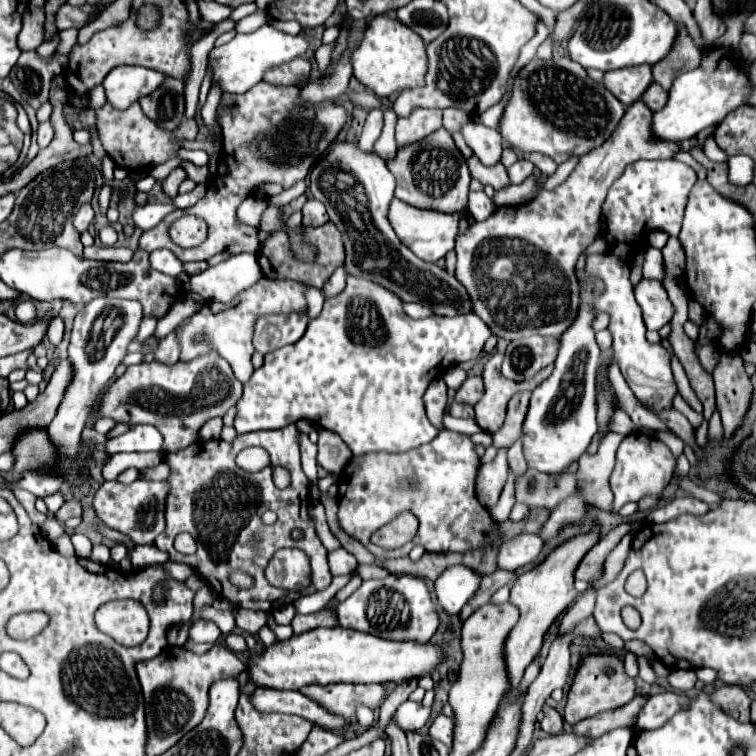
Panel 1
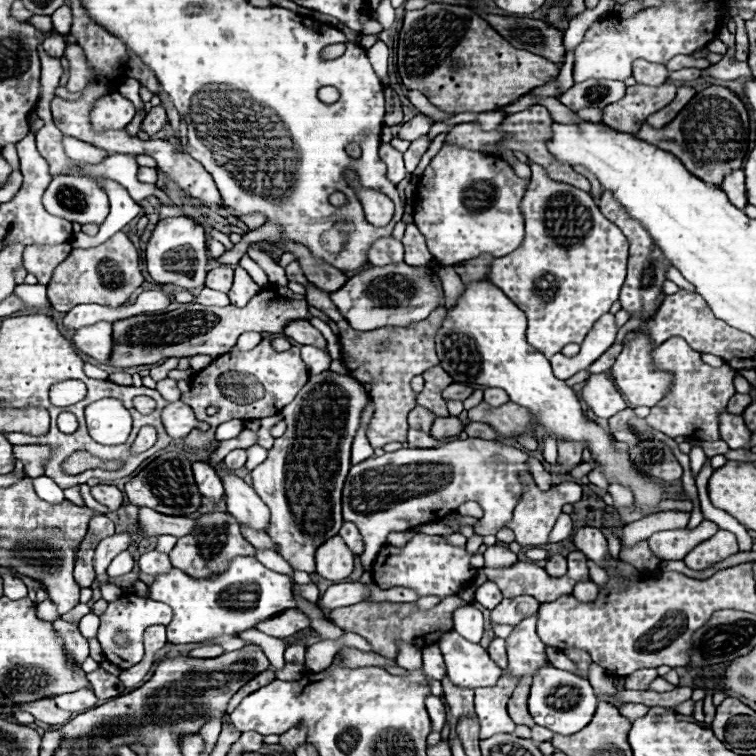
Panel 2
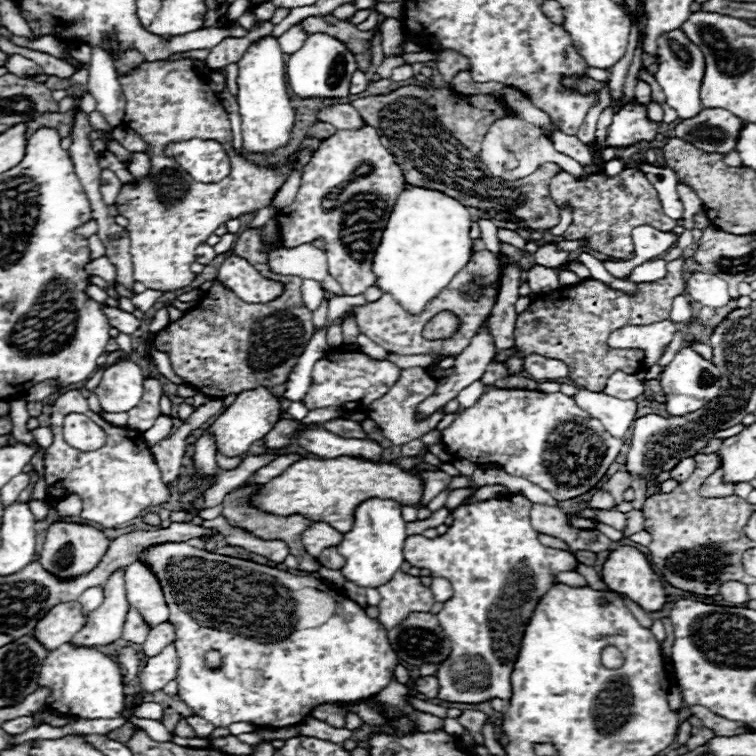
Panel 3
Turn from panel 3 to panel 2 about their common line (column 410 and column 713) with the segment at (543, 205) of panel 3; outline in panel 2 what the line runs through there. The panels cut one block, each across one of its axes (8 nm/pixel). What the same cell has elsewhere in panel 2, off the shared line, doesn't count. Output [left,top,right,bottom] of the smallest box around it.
[636,86,750,186]

